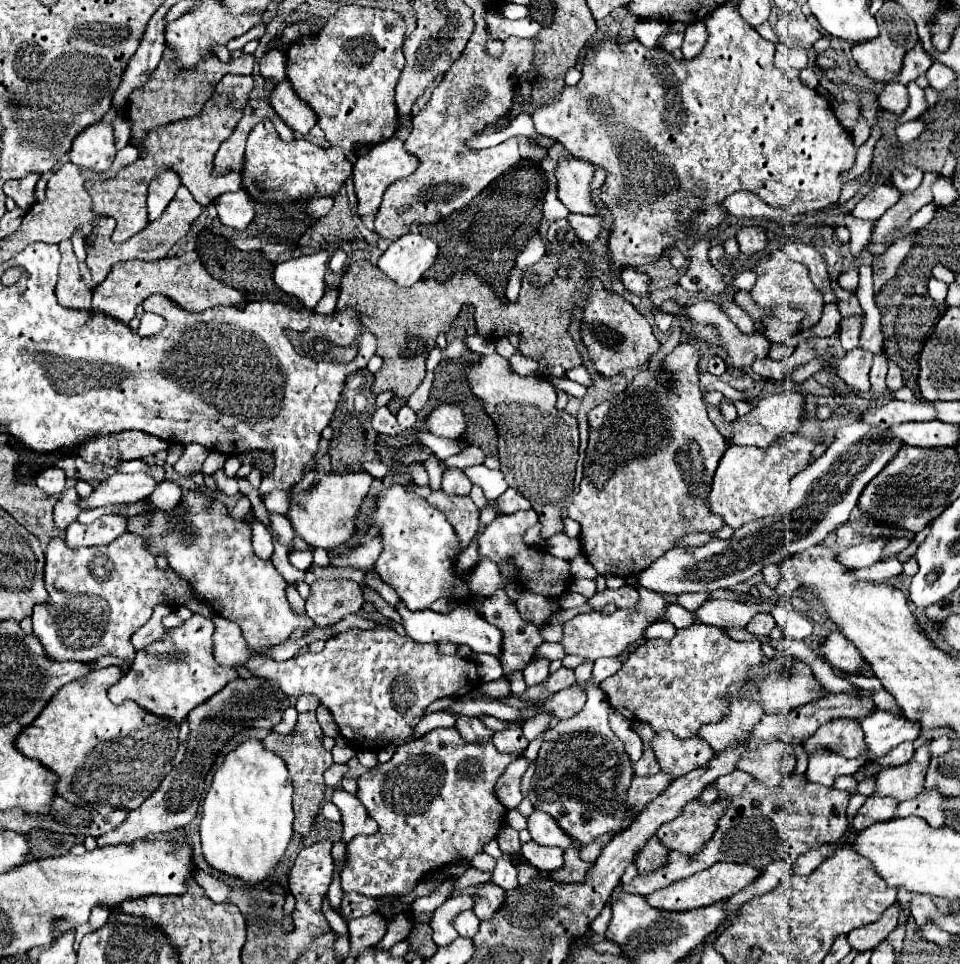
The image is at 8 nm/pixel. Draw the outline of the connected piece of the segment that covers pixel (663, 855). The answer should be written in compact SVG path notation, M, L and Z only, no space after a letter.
M652 839L644 847L644 853L636 857L636 867L638 867L638 873L642 875L642 873L658 871L660 867L666 865L666 861L668 861L668 849L658 839Z

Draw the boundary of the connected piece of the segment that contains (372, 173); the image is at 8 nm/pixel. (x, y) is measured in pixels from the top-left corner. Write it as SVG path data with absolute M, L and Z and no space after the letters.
M388 139L384 143L374 145L374 149L366 157L360 157L354 165L352 183L354 183L354 193L358 199L356 213L362 217L376 213L382 203L382 195L384 195L386 187L390 183L394 183L396 179L402 179L402 175L412 173L414 169L416 169L416 159L410 153L404 153L404 145L400 139Z

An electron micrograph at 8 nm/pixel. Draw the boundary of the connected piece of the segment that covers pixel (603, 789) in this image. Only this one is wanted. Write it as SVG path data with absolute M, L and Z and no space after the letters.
M614 657L594 661L592 677L586 683L588 701L584 709L576 717L558 721L544 731L544 741L538 759L534 761L536 773L528 793L534 809L552 815L560 829L576 839L580 847L586 847L606 833L622 833L636 817L636 811L632 813L626 803L634 777L632 761L624 751L622 741L608 725L608 703L598 689L598 683L616 673L620 665L622 661Z

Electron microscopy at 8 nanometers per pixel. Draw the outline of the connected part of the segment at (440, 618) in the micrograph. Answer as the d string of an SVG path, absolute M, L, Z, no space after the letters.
M404 603L398 605L396 609L402 619L404 619L404 629L408 631L408 635L414 641L420 643L436 643L436 641L452 641L456 645L468 645L474 653L490 653L490 655L500 655L502 653L502 631L496 625L490 625L488 621L484 621L474 607L470 605L456 605L452 613L448 615L440 615L434 613L432 609L424 609L424 611L410 611L404 607Z

